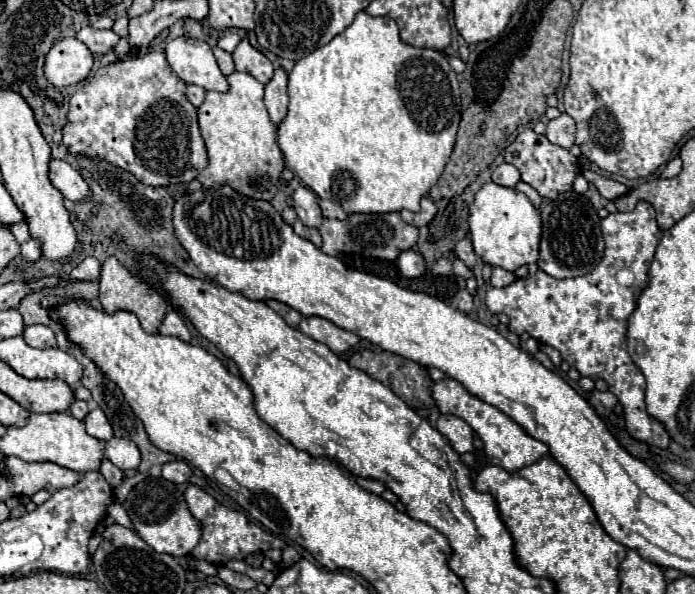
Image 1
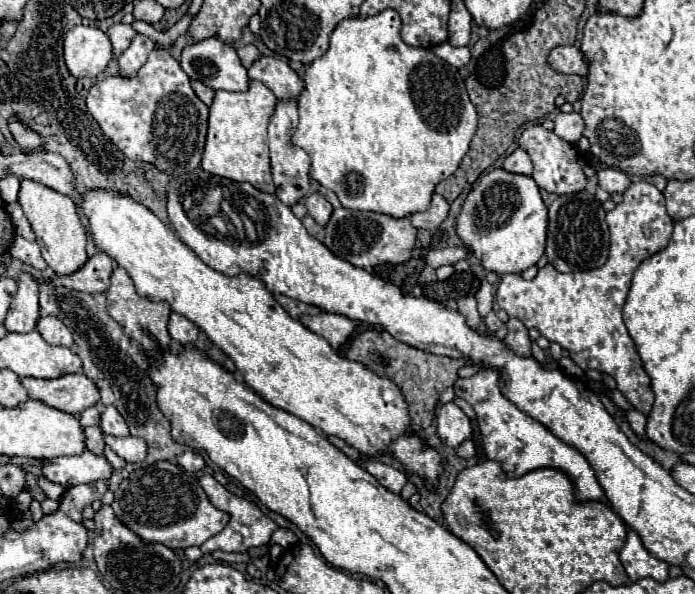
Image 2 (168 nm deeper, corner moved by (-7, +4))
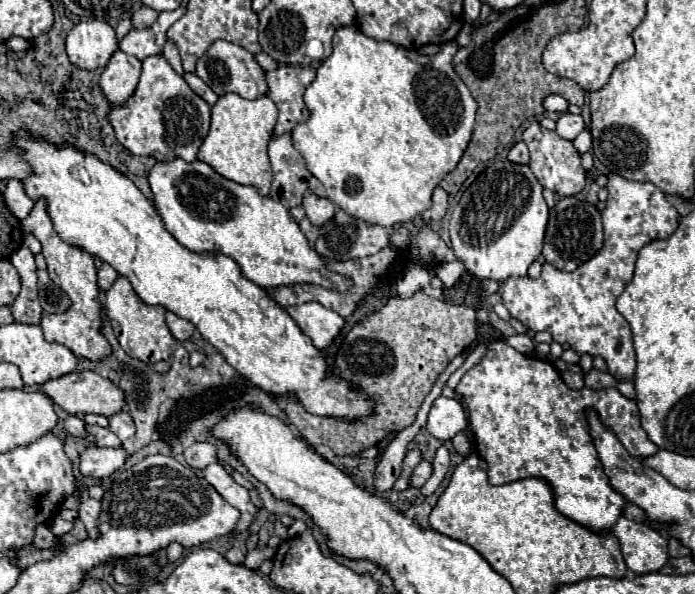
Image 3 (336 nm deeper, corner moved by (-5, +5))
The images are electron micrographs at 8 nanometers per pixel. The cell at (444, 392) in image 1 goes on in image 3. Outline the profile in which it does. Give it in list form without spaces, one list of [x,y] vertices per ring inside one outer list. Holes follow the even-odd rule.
[[[502,341],[490,345],[486,357],[462,377],[462,381],[456,387],[456,393],[464,399],[468,407],[470,427],[476,437],[476,449],[480,457],[488,463],[488,481],[492,485],[504,485],[524,477],[544,477],[548,483],[552,483],[552,489],[556,493],[554,495],[556,509],[564,517],[584,527],[590,527],[592,531],[608,531],[622,515],[626,501],[624,497],[614,493],[614,489],[608,483],[608,477],[602,471],[596,449],[588,435],[584,411],[588,407],[594,407],[604,425],[622,441],[626,451],[630,451],[632,455],[650,457],[658,453],[658,447],[648,439],[646,431],[640,425],[640,413],[636,403],[622,397],[618,389],[592,391],[584,387],[584,391],[572,391],[566,387],[560,373],[548,361],[524,357],[522,353],[518,353],[516,349]]]

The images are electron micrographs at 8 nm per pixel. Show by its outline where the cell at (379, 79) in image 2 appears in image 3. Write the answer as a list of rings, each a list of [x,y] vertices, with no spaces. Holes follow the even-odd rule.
[[[340,27],[336,31],[332,55],[322,61],[322,65],[316,71],[316,79],[312,81],[312,85],[304,93],[304,101],[306,101],[306,107],[310,111],[310,117],[294,127],[292,141],[294,141],[294,147],[304,157],[308,171],[326,187],[328,199],[334,201],[348,215],[360,217],[368,223],[376,223],[382,227],[392,227],[392,225],[404,223],[416,215],[422,215],[430,207],[430,197],[432,197],[432,191],[438,185],[438,181],[458,165],[458,161],[460,161],[460,157],[462,157],[462,153],[470,141],[470,135],[472,135],[476,101],[472,99],[468,87],[462,83],[462,79],[452,69],[452,57],[456,55],[456,51],[458,51],[456,41],[444,43],[436,55],[422,55],[416,49],[404,49],[404,47],[390,43],[390,41],[372,39],[372,37],[364,35],[358,27]]]

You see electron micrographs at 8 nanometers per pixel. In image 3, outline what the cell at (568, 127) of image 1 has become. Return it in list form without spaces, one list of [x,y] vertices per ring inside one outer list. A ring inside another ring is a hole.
[[[562,113],[560,119],[556,121],[556,133],[562,137],[562,139],[568,139],[568,141],[574,141],[576,135],[584,129],[584,121],[580,115],[572,115],[572,113]]]

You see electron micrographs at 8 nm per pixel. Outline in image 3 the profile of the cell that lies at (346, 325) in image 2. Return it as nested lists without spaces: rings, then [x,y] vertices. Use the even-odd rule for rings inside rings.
[[[304,303],[288,307],[286,311],[304,329],[304,333],[312,337],[312,343],[318,349],[326,349],[344,325],[344,319],[338,313],[322,307],[320,303]]]

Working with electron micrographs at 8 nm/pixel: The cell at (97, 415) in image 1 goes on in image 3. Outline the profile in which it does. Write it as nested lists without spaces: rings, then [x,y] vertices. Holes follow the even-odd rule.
[[[122,409],[122,411],[118,411],[118,413],[114,413],[112,417],[108,417],[108,421],[110,421],[110,431],[112,433],[116,433],[118,435],[118,439],[120,441],[126,441],[128,437],[132,437],[134,435],[134,421],[132,421],[132,417]]]

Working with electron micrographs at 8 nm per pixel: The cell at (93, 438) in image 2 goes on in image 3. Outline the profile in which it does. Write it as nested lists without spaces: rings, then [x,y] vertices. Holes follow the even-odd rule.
[[[70,415],[70,417],[64,421],[64,425],[66,425],[66,431],[72,433],[74,437],[78,437],[78,439],[84,439],[84,437],[88,435],[88,431],[86,431],[86,423],[84,423],[80,417]]]

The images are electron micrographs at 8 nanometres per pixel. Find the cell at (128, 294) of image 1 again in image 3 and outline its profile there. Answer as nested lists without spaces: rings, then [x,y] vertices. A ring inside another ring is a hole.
[[[118,277],[114,281],[114,285],[106,291],[106,315],[112,323],[112,329],[116,333],[116,339],[120,341],[122,349],[130,355],[136,357],[144,363],[158,363],[158,361],[166,361],[172,355],[172,345],[176,343],[176,339],[172,337],[172,333],[168,333],[166,321],[164,321],[164,313],[166,309],[162,305],[146,305],[132,289],[128,277]]]

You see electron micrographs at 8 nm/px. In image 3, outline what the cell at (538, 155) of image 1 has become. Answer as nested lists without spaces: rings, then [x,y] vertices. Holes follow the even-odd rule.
[[[532,123],[530,127],[526,127],[522,139],[530,149],[530,169],[542,187],[550,189],[552,193],[556,193],[560,197],[576,195],[584,189],[586,171],[580,165],[580,153],[574,149],[574,145],[570,141],[558,137],[556,131],[548,131],[548,129],[540,127],[540,123]]]

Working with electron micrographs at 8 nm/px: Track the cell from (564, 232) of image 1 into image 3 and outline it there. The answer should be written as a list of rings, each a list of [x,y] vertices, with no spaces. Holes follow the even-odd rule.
[[[564,197],[550,209],[550,221],[546,227],[542,249],[542,255],[550,265],[562,271],[574,271],[576,267],[592,259],[602,249],[602,245],[604,245],[602,221],[598,209],[592,203],[580,201],[578,197]]]

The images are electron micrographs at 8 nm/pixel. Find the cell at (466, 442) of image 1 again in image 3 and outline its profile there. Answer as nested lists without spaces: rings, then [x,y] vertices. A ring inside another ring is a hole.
[[[438,397],[430,409],[426,429],[440,441],[450,441],[468,425],[462,405],[456,399]]]

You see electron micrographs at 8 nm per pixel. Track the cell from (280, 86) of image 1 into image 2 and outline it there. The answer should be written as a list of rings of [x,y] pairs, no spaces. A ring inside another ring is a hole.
[[[278,102],[276,110],[272,114],[272,120],[268,124],[268,146],[270,146],[270,160],[272,160],[272,176],[274,176],[274,186],[276,186],[276,196],[282,200],[286,206],[294,206],[300,202],[304,196],[308,196],[310,190],[310,158],[308,154],[294,146],[290,142],[294,130],[298,128],[298,110],[296,102]]]

